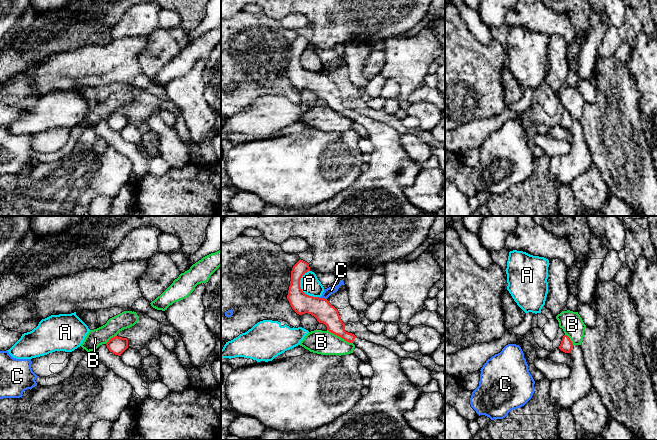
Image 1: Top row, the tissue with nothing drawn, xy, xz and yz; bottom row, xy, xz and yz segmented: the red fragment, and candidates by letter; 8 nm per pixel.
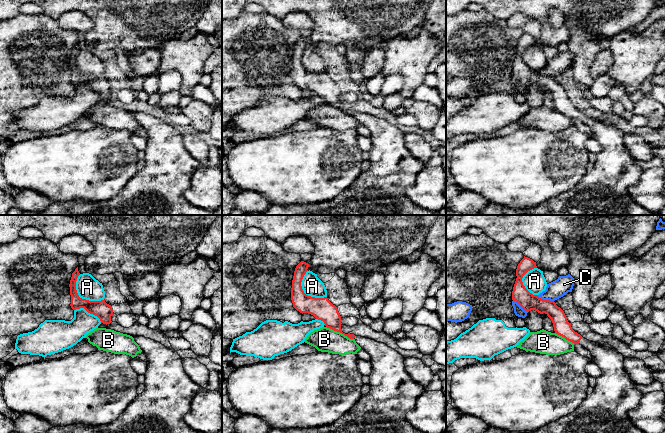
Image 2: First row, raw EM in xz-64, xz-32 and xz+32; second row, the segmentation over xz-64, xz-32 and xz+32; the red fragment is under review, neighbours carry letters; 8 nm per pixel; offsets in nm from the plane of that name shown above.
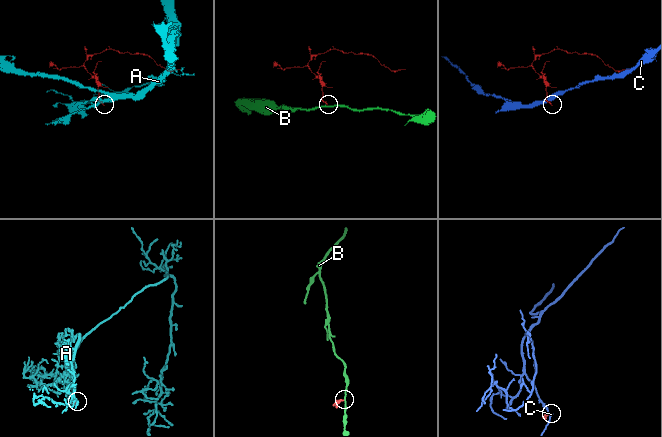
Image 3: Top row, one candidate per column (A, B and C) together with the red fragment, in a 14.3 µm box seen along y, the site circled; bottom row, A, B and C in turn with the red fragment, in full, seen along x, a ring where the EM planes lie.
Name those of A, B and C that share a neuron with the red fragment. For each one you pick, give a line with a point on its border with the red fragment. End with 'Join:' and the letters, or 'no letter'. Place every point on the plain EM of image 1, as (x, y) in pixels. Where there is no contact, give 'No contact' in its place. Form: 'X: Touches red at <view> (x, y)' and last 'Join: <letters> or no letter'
Join: no letter

